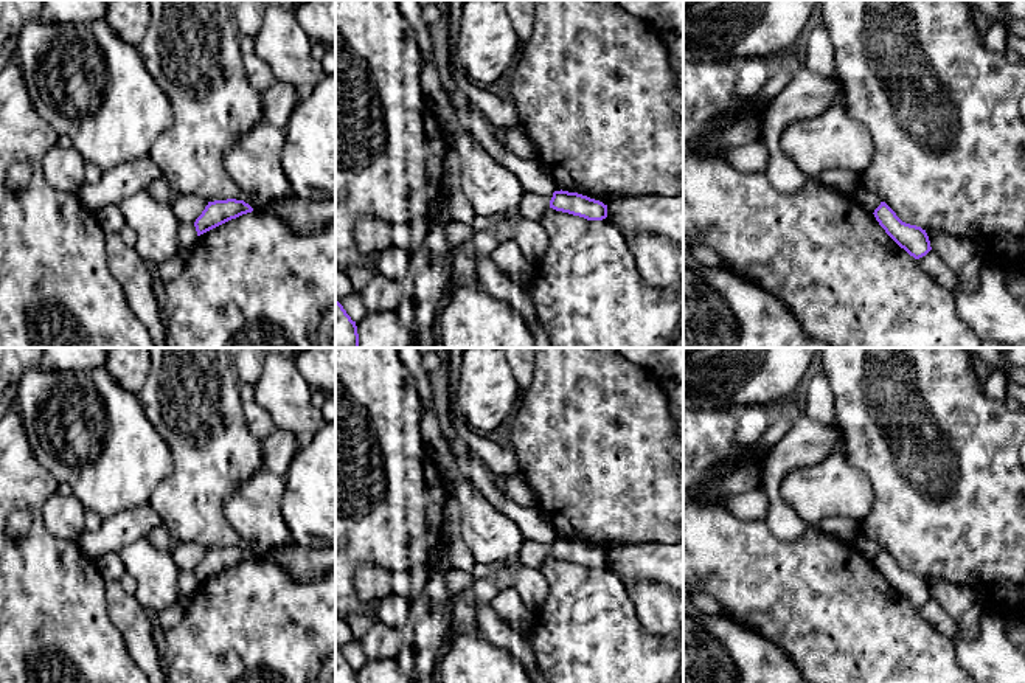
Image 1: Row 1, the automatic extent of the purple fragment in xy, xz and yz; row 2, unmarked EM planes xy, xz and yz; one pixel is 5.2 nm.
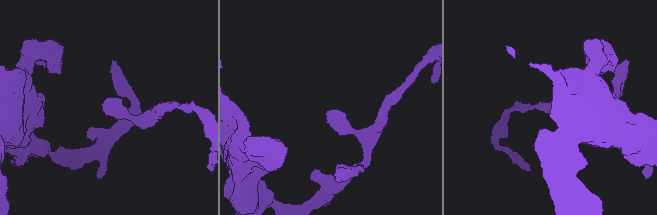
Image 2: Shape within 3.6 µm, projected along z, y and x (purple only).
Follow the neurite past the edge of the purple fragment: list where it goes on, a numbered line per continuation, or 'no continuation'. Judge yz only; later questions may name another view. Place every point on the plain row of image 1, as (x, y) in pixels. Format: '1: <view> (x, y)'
no continuation

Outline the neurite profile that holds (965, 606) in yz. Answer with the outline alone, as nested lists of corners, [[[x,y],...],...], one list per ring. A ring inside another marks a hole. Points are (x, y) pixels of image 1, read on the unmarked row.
[[[930,576],[926,581],[932,598],[958,622],[957,636],[977,640],[982,629],[982,613],[986,608],[980,593],[966,585],[955,585]]]

